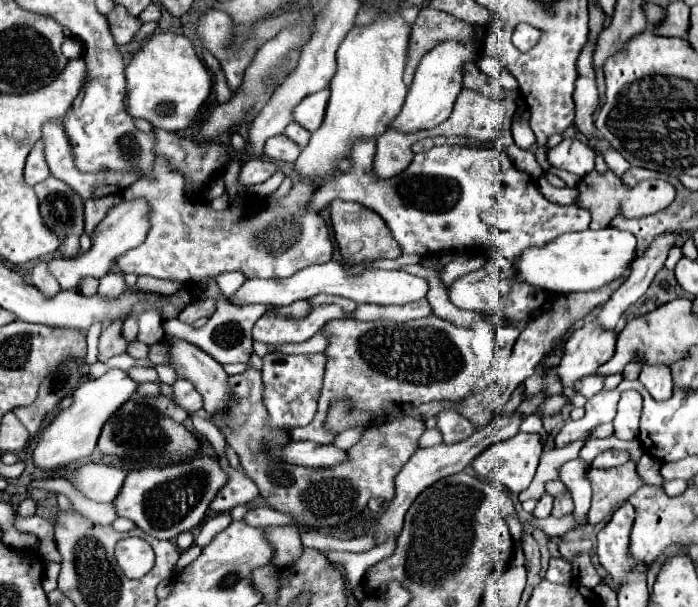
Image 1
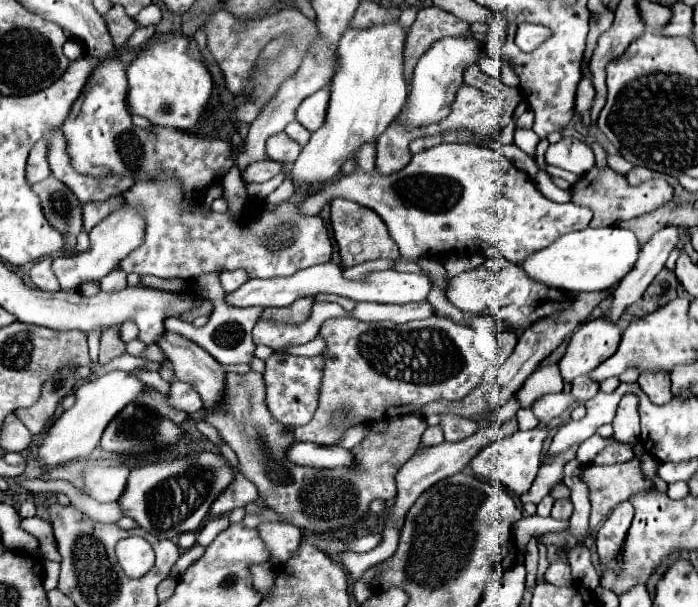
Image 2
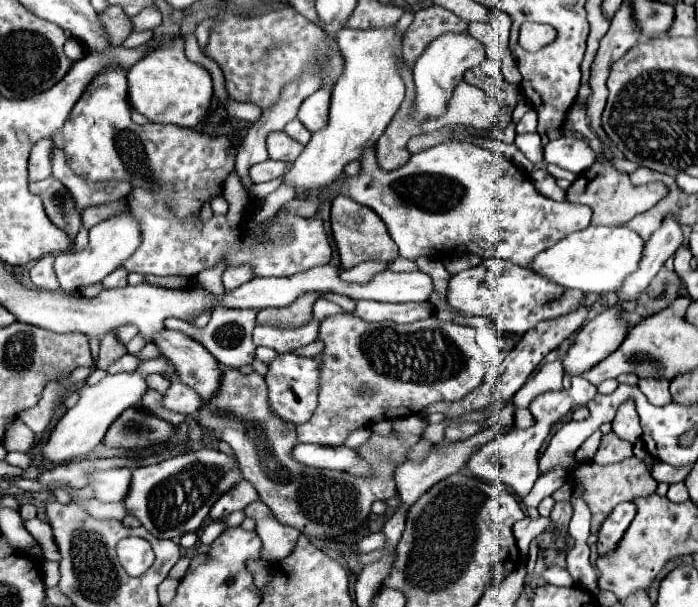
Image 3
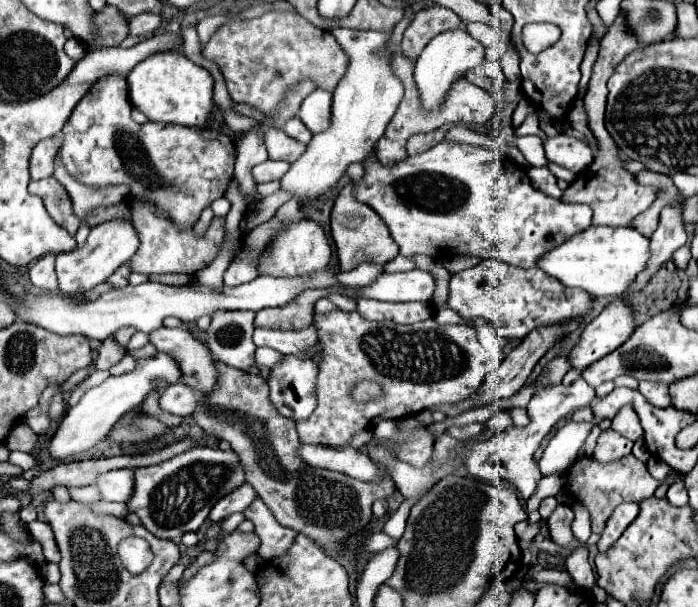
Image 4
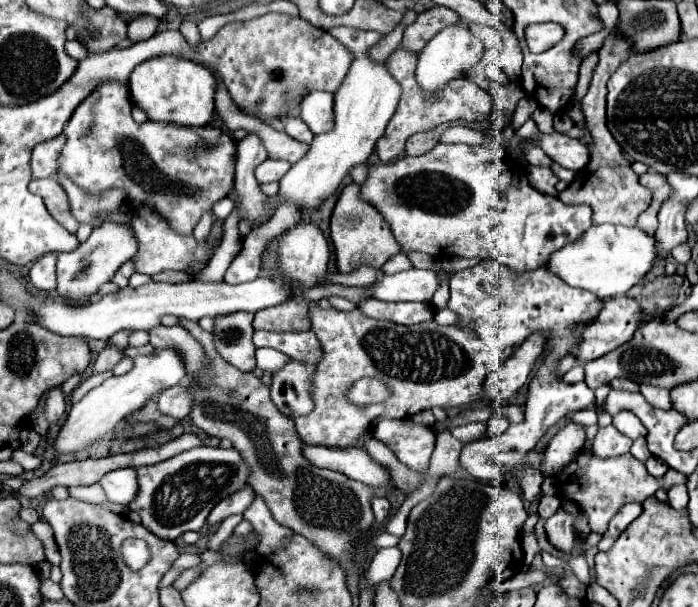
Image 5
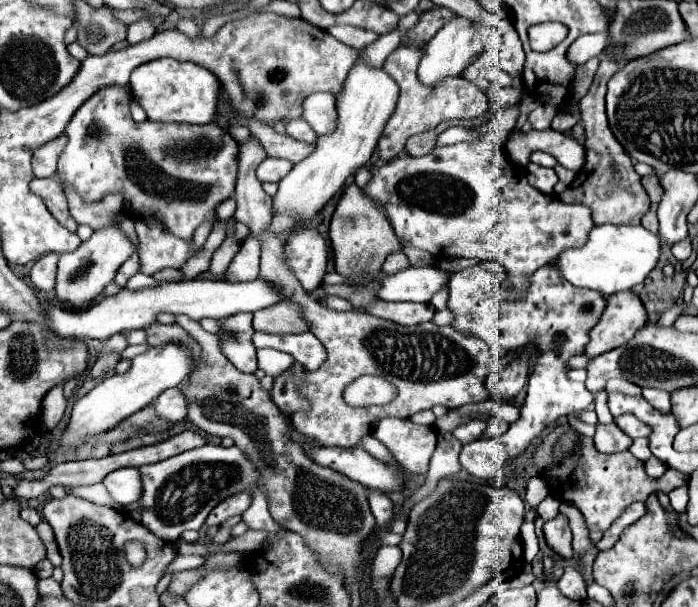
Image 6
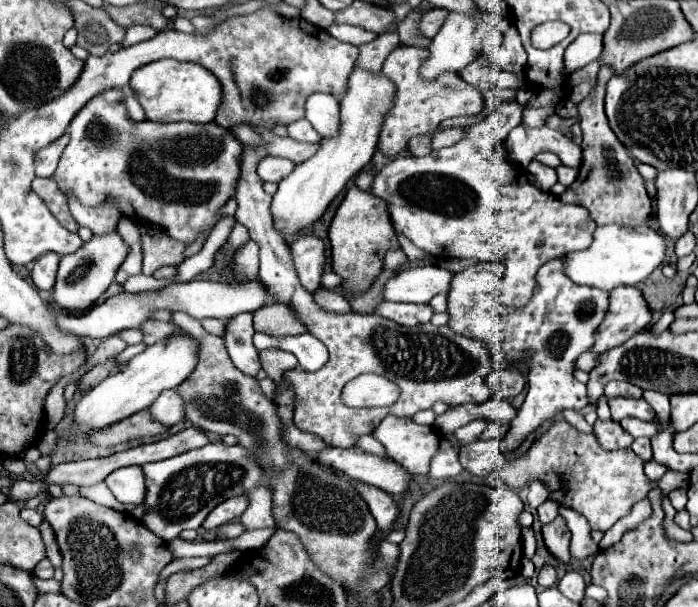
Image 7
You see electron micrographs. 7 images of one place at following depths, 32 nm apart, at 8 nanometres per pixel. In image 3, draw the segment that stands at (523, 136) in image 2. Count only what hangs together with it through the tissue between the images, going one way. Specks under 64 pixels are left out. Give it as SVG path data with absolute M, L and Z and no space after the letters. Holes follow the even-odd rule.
M520 134L516 136L516 142L514 142L520 152L532 162L532 164L542 164L544 162L544 150L542 150L542 144L540 144L540 136L538 134Z

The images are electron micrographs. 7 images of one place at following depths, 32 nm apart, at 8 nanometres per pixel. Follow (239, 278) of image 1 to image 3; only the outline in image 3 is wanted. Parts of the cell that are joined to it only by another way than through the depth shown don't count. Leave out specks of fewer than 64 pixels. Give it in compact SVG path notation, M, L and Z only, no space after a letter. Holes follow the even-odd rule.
M242 264L242 266L230 266L230 268L226 268L226 272L222 276L224 288L236 288L236 286L240 286L240 284L252 280L252 278L254 278L254 272L246 264Z

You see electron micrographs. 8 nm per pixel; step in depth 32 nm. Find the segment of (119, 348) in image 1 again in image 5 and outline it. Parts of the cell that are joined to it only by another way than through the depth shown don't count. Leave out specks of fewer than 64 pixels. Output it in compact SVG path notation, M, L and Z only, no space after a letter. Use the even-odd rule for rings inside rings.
M108 346L108 348L104 348L104 350L98 354L98 358L96 358L92 370L94 370L94 372L106 372L106 370L112 370L112 368L120 362L120 358L122 358L122 352L118 352L116 348Z

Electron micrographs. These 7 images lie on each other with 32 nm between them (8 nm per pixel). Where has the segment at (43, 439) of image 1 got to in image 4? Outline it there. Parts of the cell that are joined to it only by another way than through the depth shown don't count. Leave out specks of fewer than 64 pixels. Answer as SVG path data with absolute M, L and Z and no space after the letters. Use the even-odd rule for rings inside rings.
M158 352L154 358L138 358L136 360L136 368L128 374L122 376L108 376L100 386L90 388L82 400L72 406L66 416L60 422L60 428L56 430L48 452L52 454L52 458L66 458L66 456L78 456L86 450L90 450L96 442L100 442L102 438L108 436L108 432L114 428L114 424L128 412L138 410L142 406L142 402L146 400L146 396L150 392L156 392L156 380L170 384L176 384L182 378L180 366L176 364L176 360L172 360L172 356L168 356L166 352Z

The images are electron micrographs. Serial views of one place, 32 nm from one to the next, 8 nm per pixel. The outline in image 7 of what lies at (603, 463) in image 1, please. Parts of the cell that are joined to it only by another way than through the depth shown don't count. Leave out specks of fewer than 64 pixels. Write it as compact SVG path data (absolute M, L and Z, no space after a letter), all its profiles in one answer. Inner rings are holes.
M596 420L594 422L594 434L598 438L598 442L606 448L606 450L618 450L618 448L628 448L634 438L628 436L628 432L624 432L624 428L614 422L614 420Z

